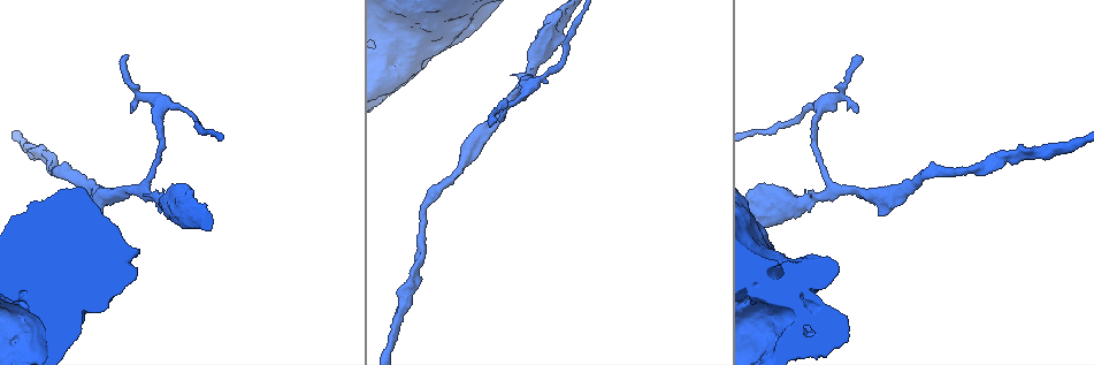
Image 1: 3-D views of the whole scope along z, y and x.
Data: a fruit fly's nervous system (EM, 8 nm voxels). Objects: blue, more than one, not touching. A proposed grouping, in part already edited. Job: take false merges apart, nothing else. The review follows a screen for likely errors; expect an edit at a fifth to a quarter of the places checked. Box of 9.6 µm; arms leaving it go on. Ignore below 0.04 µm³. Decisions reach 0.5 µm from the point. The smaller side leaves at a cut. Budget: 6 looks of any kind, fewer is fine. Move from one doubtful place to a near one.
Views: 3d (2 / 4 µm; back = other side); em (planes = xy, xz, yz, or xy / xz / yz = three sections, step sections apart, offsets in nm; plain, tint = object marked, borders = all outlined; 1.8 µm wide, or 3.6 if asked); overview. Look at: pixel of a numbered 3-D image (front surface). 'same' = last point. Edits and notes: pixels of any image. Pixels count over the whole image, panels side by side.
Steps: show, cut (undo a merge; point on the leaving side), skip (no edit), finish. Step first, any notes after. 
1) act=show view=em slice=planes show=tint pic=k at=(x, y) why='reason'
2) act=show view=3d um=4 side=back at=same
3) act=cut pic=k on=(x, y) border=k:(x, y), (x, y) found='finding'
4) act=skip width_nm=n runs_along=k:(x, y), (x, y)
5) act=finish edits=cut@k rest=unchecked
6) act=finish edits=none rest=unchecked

act=show view=em slice=planes show=plain pic=1 at=(832, 195) why='two arms in line, one across'

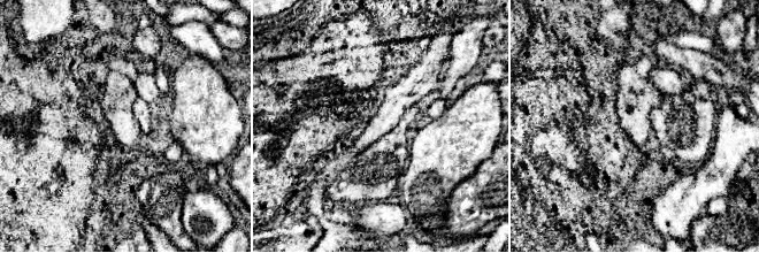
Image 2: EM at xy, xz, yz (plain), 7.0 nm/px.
act=show view=em slice=planes show=tint at=same

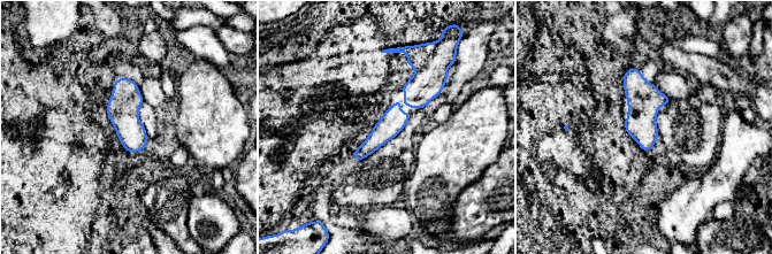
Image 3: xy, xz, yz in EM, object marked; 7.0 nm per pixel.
act=skip width_nm=170 runs_along=3:(422, 70), (394, 121), (356, 155) found='all the same cell'

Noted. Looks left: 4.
act=show view=3d um=4 pic=1 at=(768, 343) why='calibre changes'

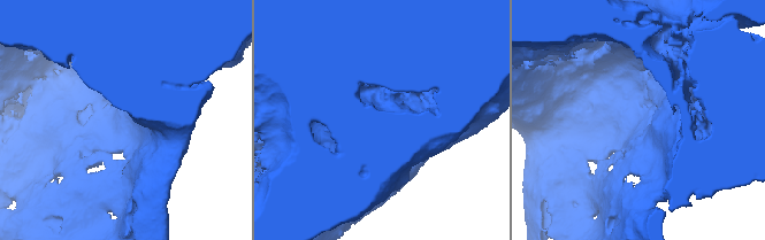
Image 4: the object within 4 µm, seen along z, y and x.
act=show view=em um=3.6 slice=planes show=tint pic=4 at=(635, 116) why='shape alone is not enough'

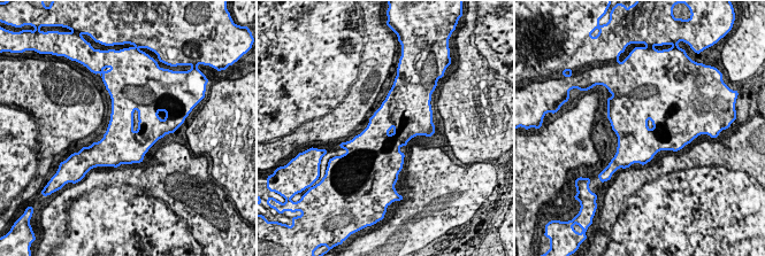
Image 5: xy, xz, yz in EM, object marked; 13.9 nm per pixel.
act=cut pic=5 on=(629, 152) found='a second cell is stuck on'

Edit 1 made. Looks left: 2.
act=show view=overview

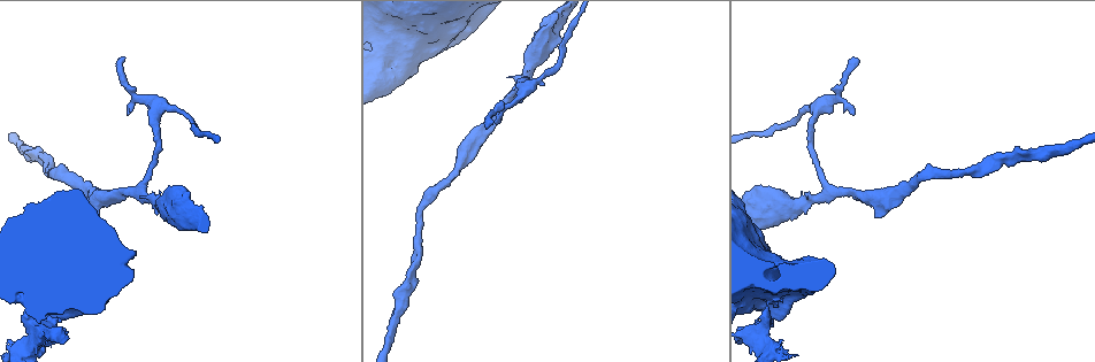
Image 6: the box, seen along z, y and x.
act=show view=em um=3.6 slice=planes show=tint pic=6 at=(399, 65) why='touches itself'

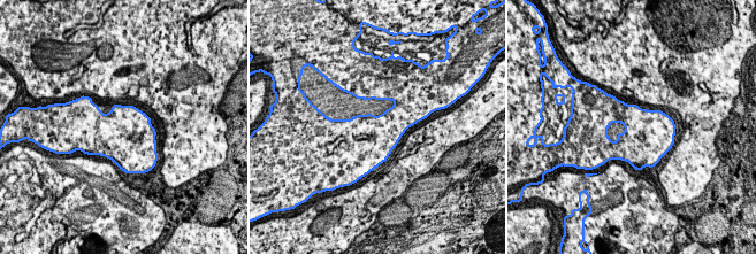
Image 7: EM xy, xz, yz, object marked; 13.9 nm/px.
act=skip found='one cell here'

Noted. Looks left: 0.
act=finish edits=cut@5 rest=unchecked

